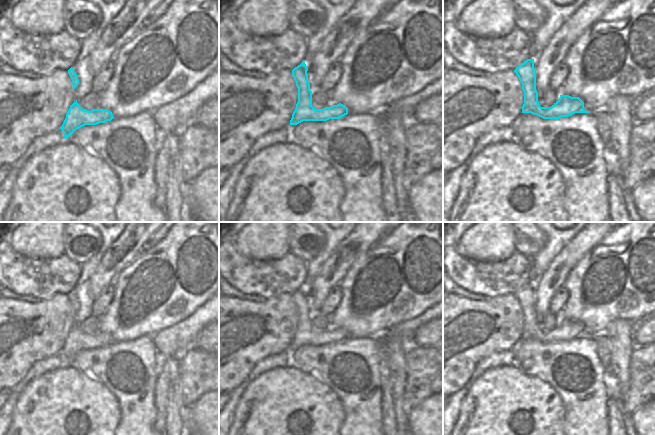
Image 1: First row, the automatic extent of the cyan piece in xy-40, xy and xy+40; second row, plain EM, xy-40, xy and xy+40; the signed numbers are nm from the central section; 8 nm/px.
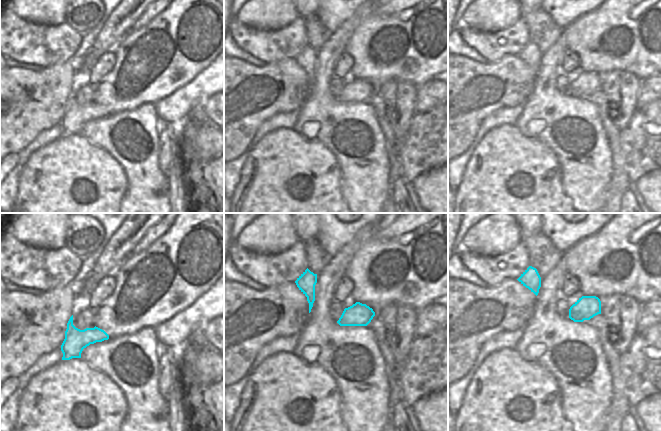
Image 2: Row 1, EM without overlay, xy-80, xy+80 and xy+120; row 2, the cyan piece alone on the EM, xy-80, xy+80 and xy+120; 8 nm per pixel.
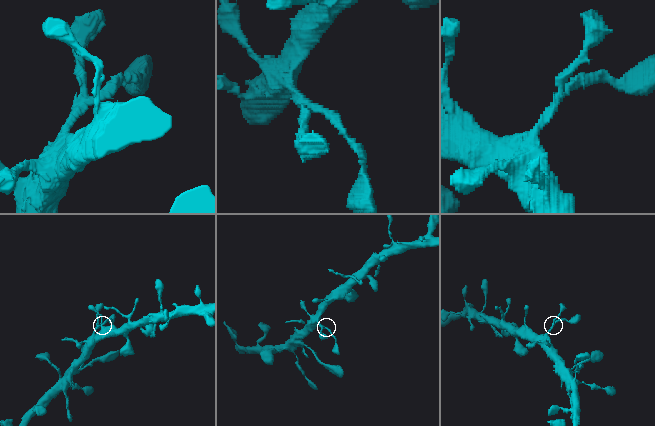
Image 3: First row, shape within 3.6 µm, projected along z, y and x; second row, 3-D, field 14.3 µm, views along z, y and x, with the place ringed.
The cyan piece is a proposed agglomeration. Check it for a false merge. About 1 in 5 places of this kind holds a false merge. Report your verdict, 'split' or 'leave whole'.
leave whole

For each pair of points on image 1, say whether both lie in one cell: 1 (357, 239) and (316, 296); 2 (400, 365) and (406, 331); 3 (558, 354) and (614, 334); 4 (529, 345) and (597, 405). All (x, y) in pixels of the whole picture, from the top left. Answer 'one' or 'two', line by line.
1: one
2: two
3: two
4: one

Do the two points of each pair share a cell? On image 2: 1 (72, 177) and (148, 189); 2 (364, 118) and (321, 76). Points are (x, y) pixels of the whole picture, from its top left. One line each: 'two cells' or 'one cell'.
1: two cells
2: one cell

